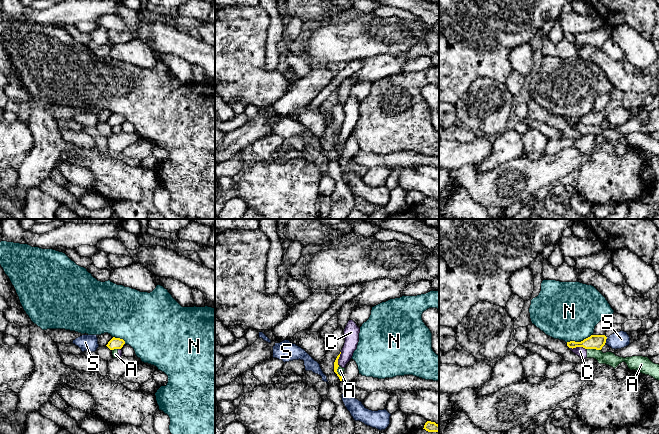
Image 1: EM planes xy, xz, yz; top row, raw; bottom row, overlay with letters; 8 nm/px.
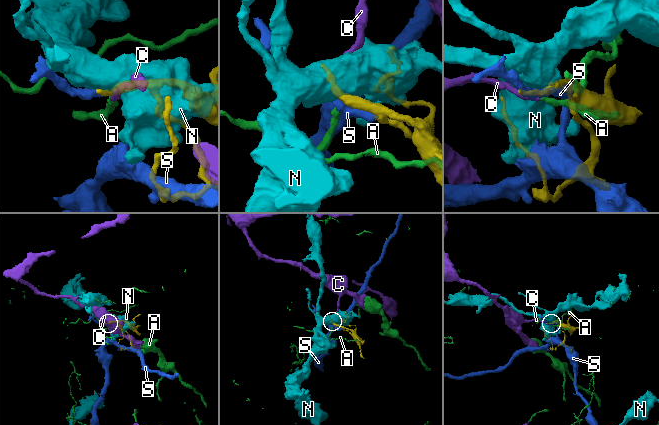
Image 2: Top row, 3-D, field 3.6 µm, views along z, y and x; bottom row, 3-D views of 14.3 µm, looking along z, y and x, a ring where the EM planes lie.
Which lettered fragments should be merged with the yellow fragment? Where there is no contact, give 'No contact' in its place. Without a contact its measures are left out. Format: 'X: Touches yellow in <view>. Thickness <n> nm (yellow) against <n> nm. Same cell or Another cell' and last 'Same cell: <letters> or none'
A: Touches yellow in yz. Thickness 110 nm (yellow) against 110 nm. Another cell
C: Touches yellow in yz. Thickness 110 nm (yellow) against 80 nm. Another cell
N: Touches yellow in yz. Thickness 110 nm (yellow) against 440 nm. Another cell
S: Touches yellow in yz. Thickness 110 nm (yellow) against 130 nm. Another cell
Same cell: none

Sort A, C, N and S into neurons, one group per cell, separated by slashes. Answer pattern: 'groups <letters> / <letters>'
groups A C / N / S

